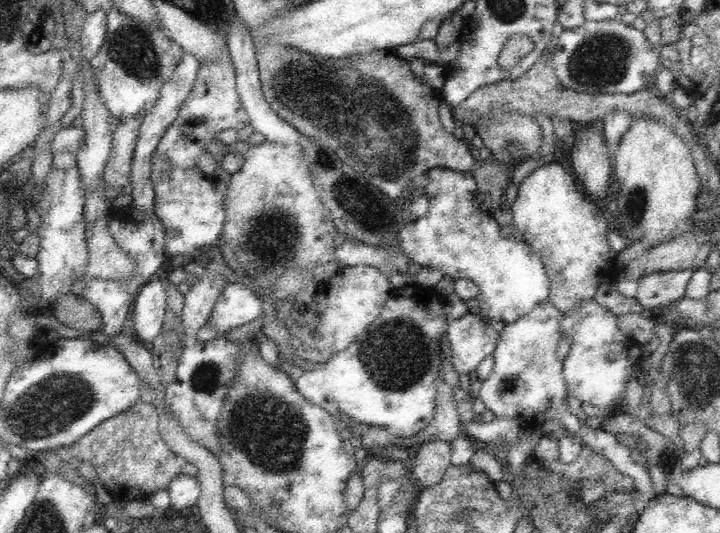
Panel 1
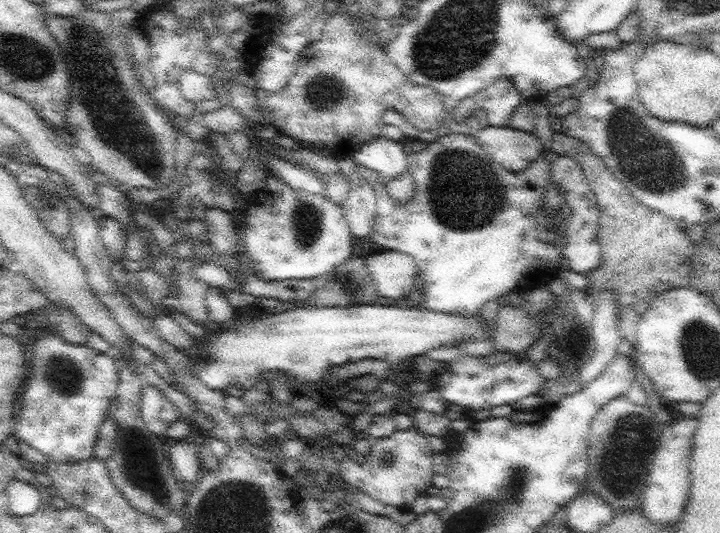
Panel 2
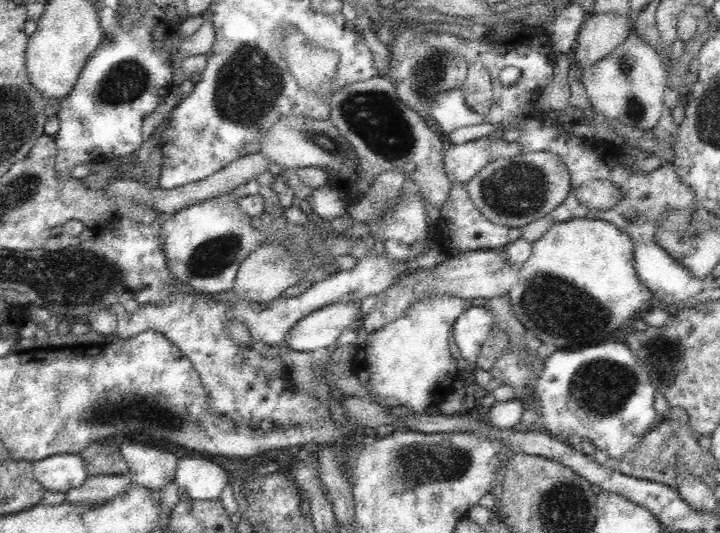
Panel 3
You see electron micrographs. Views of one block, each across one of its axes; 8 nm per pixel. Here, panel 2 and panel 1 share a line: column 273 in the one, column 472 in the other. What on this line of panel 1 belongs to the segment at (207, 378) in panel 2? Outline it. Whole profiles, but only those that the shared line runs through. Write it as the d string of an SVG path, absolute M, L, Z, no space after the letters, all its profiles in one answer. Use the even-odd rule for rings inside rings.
M470 313L447 323L446 329L446 340L451 347L451 364L454 371L459 375L469 375L471 372L476 371L482 360L486 356L492 355L500 336L500 331L496 331L488 319Z

